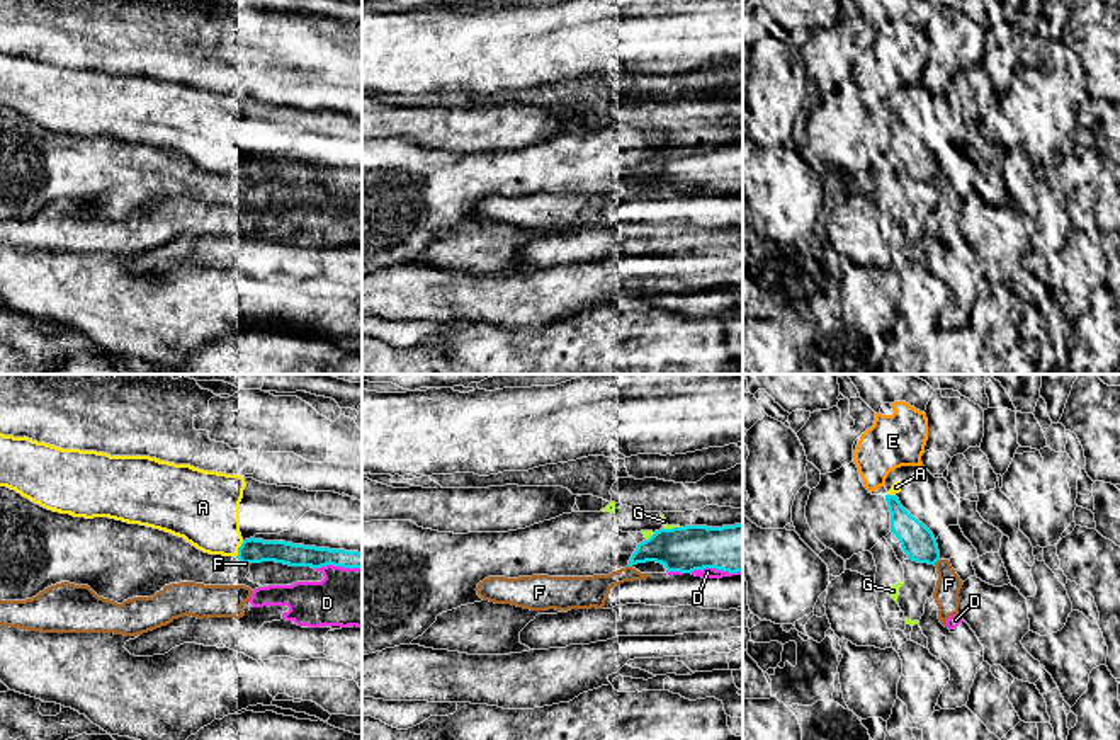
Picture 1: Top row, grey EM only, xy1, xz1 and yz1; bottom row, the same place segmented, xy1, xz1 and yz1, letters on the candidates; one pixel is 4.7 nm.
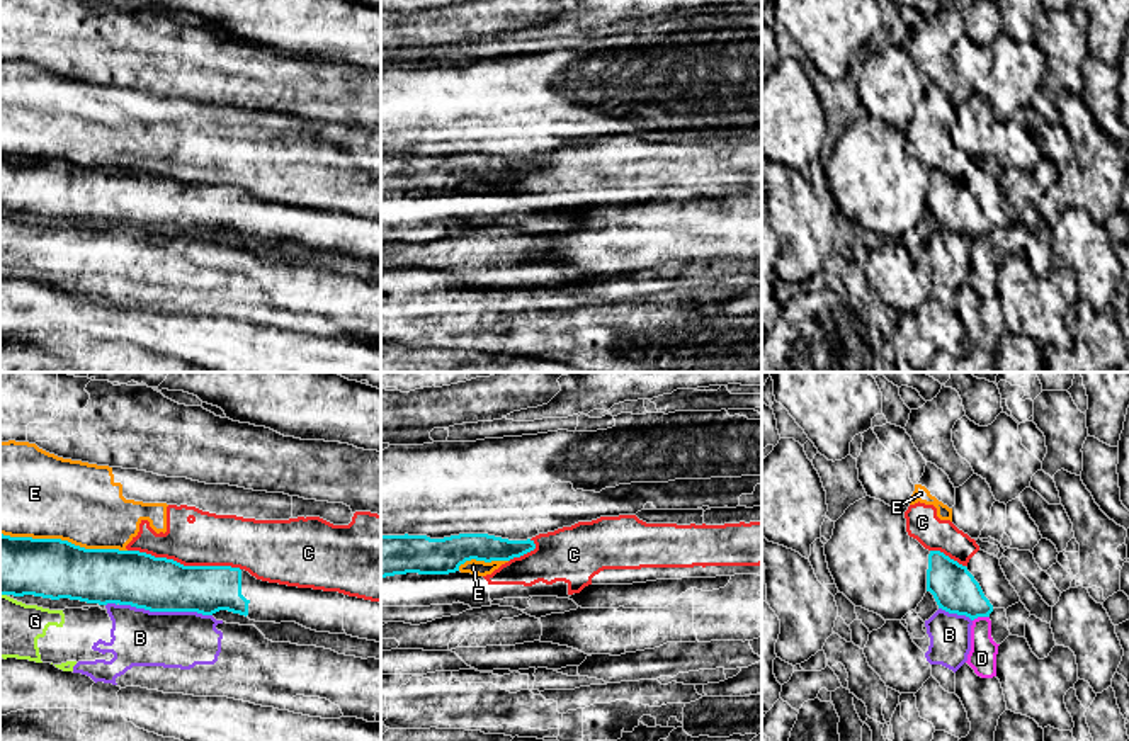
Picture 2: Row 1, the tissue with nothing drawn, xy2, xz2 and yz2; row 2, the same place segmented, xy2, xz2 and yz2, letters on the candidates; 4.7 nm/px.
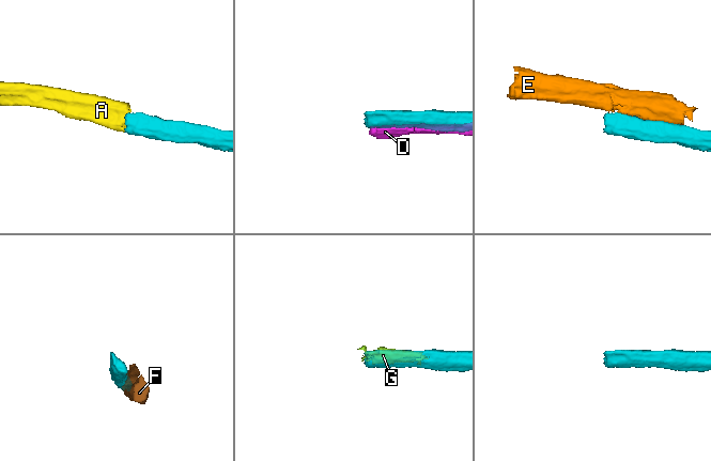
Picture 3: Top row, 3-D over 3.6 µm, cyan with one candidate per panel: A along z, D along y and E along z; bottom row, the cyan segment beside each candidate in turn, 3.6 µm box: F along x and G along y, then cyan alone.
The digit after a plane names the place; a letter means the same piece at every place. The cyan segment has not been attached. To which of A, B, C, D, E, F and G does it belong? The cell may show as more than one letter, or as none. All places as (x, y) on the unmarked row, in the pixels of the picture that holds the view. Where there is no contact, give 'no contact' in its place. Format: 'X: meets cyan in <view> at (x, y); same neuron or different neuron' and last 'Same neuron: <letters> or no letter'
A: meets cyan in xy1 at (238, 169); same neuron
B: meets cyan in xy2 at (165, 230); different neuron
C: meets cyan in xy2 at (182, 184); different neuron
D: meets cyan in yz2 at (980, 235); different neuron
E: meets cyan in xy2 at (63, 160); different neuron
F: meets cyan in yz1 at (935, 181); different neuron
G: meets cyan in xz1 at (670, 148); different neuron
Same neuron: A

